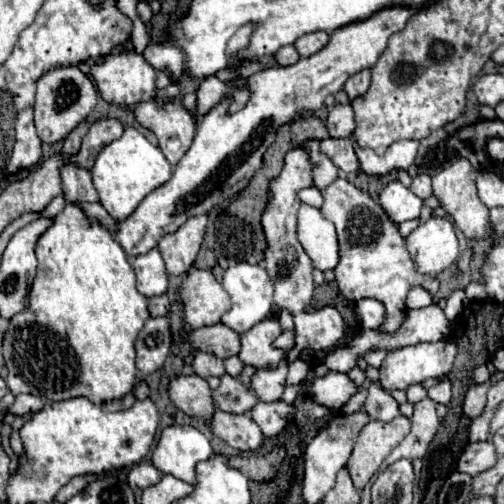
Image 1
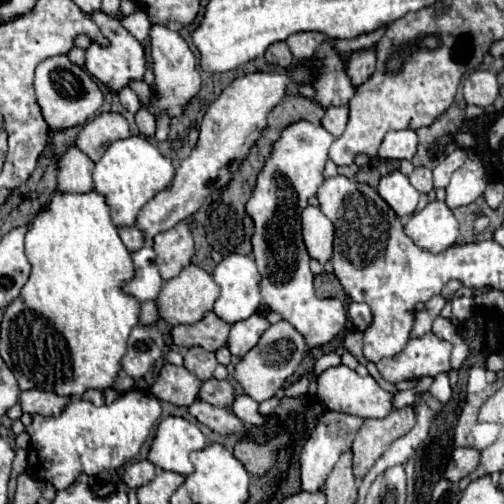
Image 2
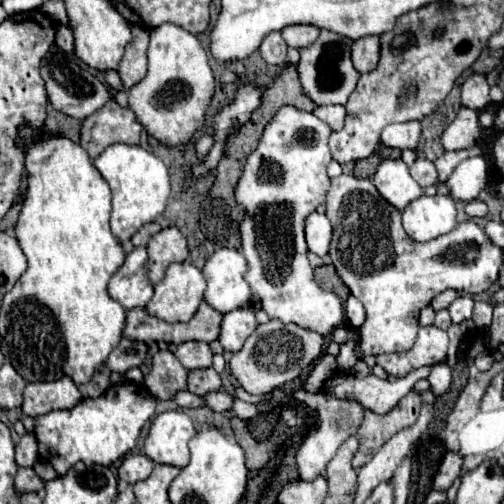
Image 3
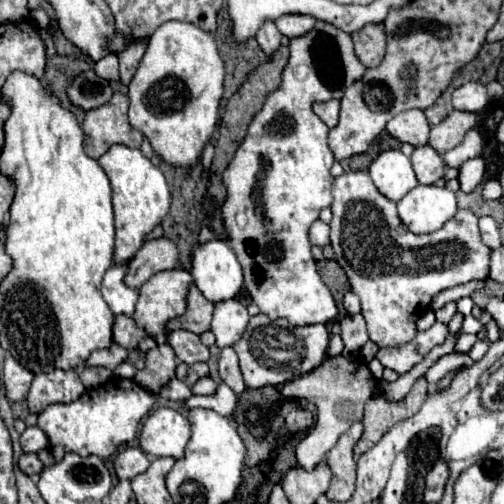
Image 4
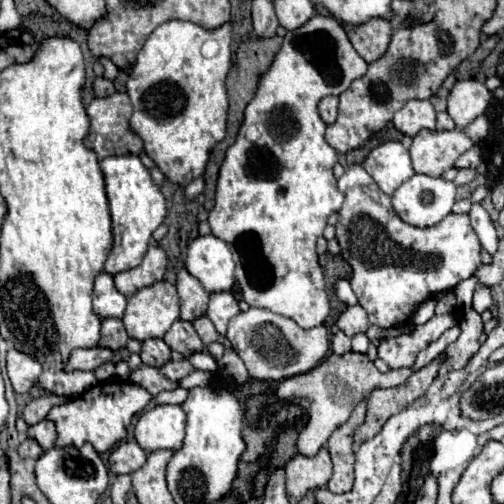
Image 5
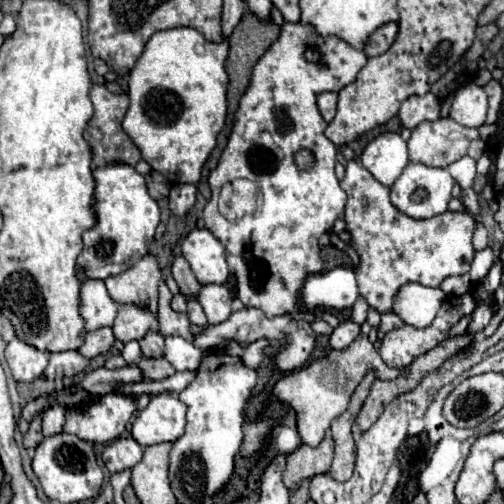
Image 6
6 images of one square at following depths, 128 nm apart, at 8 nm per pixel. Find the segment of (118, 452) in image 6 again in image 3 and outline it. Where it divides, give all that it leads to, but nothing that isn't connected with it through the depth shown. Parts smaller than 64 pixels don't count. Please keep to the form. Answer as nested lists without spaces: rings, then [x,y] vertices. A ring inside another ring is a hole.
[[[130,454],[124,458],[122,466],[118,468],[118,478],[128,484],[136,484],[140,480],[146,480],[152,474],[154,462],[144,454]]]

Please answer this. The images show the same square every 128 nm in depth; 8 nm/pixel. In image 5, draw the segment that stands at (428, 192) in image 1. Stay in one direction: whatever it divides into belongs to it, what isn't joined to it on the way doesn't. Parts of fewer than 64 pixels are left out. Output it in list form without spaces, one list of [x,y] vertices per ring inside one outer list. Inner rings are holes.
[[[422,130],[410,146],[414,172],[426,176],[442,176],[468,148],[472,148],[472,140],[462,130]]]

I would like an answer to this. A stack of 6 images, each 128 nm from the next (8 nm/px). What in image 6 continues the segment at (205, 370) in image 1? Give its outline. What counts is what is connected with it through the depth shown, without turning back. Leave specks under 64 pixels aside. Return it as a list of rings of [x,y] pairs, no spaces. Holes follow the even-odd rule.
[[[160,284],[160,300],[158,300],[158,320],[160,320],[160,334],[162,336],[180,336],[188,342],[194,340],[190,320],[186,314],[178,314],[170,310],[172,292],[166,284]]]

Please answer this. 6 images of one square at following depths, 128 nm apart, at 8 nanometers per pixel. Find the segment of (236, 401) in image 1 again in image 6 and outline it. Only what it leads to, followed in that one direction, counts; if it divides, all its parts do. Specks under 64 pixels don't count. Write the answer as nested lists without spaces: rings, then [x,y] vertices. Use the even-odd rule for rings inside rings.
[[[142,358],[138,366],[144,370],[146,380],[164,380],[176,372],[166,358]]]

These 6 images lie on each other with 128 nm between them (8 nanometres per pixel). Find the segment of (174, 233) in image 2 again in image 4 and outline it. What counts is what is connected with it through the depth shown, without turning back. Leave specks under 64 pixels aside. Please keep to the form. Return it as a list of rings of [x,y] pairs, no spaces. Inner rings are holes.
[[[162,236],[158,240],[148,240],[142,244],[142,248],[132,258],[130,270],[128,270],[124,282],[130,288],[140,288],[154,274],[158,274],[162,270],[176,268],[178,256],[180,256],[178,248],[170,238]]]

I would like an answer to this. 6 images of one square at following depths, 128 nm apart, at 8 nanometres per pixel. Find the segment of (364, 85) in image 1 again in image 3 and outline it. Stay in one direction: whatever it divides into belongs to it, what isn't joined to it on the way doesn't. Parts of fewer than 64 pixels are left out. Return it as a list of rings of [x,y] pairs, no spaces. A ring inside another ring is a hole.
[[[366,36],[352,44],[352,64],[360,74],[372,72],[380,58],[380,38]]]

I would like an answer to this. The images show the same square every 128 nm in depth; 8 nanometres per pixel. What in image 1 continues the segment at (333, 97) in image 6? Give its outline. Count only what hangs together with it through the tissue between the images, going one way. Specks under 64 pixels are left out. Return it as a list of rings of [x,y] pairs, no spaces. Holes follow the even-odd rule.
[[[336,104],[330,110],[330,114],[328,114],[326,126],[328,126],[328,132],[330,132],[332,138],[346,138],[346,140],[350,140],[354,128],[356,128],[352,106],[350,104]]]

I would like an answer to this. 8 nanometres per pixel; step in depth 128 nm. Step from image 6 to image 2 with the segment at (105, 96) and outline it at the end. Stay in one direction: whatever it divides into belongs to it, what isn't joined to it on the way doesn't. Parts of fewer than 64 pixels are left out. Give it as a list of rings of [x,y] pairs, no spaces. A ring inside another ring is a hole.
[[[100,114],[96,116],[92,122],[88,122],[78,138],[76,138],[76,146],[88,156],[92,158],[92,162],[98,162],[106,150],[106,146],[110,146],[112,142],[120,140],[120,138],[128,138],[130,130],[128,130],[128,122],[122,114]]]

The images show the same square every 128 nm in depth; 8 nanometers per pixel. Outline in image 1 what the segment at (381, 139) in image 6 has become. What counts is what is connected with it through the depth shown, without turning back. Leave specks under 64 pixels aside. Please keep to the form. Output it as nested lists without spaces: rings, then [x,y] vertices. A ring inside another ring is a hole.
[[[394,180],[380,192],[380,206],[394,224],[402,224],[420,216],[422,200],[416,194],[412,194],[406,186],[402,186],[398,180]]]

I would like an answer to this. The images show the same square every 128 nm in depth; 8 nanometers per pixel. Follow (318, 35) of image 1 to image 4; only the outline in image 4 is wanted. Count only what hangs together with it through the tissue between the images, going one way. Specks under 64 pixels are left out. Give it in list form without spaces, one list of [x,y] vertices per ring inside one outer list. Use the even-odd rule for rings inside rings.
[[[282,16],[276,20],[276,28],[286,36],[286,38],[296,38],[296,36],[304,36],[304,32],[310,32],[314,28],[316,20],[312,16]]]

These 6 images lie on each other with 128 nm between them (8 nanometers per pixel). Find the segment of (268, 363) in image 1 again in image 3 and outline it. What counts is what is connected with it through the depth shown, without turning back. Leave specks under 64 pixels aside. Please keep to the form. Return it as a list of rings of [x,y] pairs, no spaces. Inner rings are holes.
[[[238,308],[234,312],[228,312],[222,320],[220,328],[220,344],[226,352],[238,352],[246,338],[256,330],[258,322],[252,308]]]

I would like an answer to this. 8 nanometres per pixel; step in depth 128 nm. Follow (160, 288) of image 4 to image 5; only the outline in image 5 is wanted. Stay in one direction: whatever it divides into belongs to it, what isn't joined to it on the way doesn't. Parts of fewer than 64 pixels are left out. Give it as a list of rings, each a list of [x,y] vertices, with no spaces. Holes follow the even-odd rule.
[[[142,288],[130,296],[122,322],[128,336],[144,342],[148,338],[164,338],[168,328],[174,324],[172,312],[176,312],[176,300],[144,300]]]

